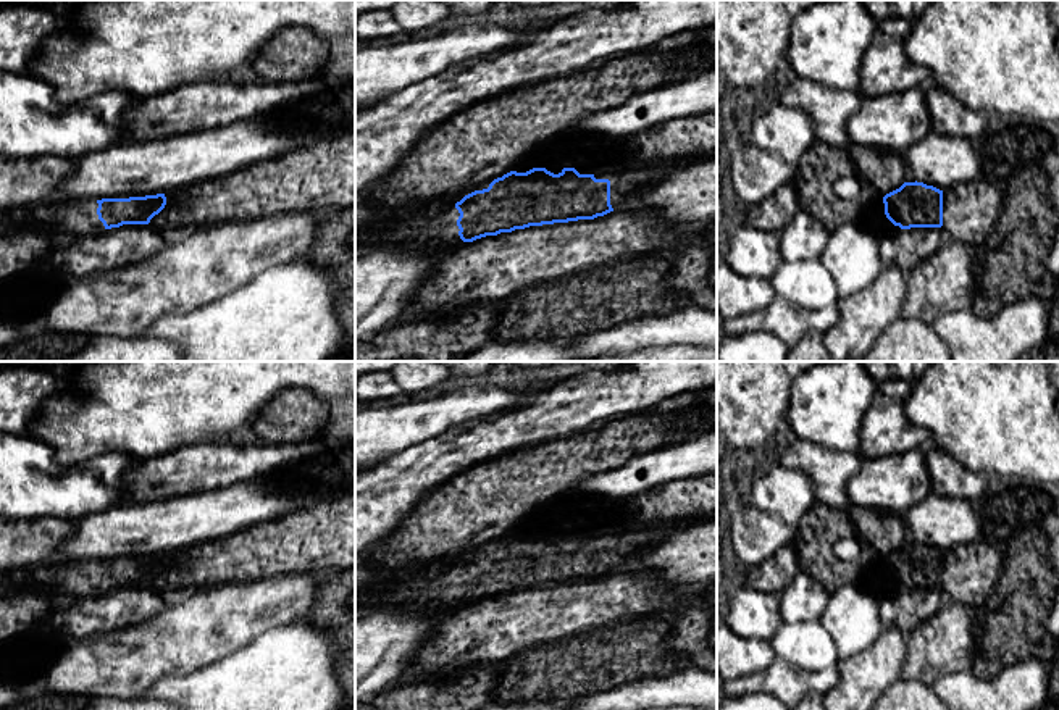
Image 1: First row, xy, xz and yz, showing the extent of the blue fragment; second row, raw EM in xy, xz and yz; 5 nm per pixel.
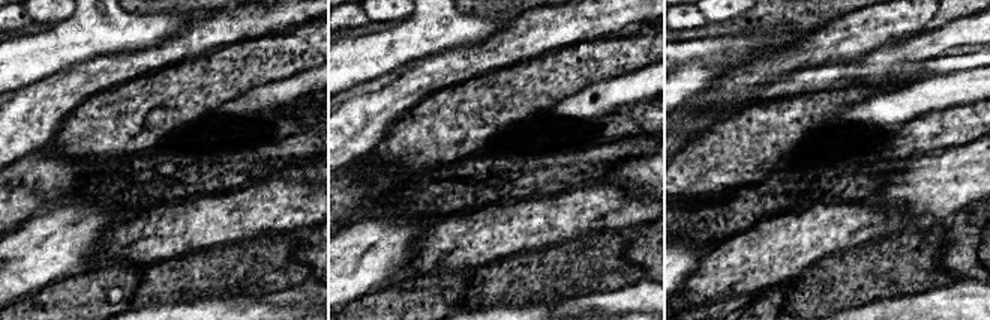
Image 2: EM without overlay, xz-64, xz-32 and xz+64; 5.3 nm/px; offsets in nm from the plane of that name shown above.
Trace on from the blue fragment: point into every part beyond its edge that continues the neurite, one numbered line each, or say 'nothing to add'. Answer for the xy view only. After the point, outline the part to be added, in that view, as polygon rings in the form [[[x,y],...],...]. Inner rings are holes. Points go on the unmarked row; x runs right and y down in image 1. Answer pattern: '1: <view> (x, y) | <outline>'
1: xy (60, 580) | [[[57,558],[21,573],[18,583],[48,600],[65,602],[103,592],[105,587],[98,581],[97,570],[98,565],[94,560]]]

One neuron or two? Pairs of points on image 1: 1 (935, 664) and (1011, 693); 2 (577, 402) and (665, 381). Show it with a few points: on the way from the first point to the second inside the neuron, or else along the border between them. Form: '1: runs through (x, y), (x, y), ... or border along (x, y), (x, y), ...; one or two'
1: border along (971, 668), (945, 673), (929, 684); two
2: runs through (599, 396), (612, 394), (643, 381); one

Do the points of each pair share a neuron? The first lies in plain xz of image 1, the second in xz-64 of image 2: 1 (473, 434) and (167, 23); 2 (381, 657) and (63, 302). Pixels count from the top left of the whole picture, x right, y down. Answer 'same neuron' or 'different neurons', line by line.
1: different neurons
2: different neurons

